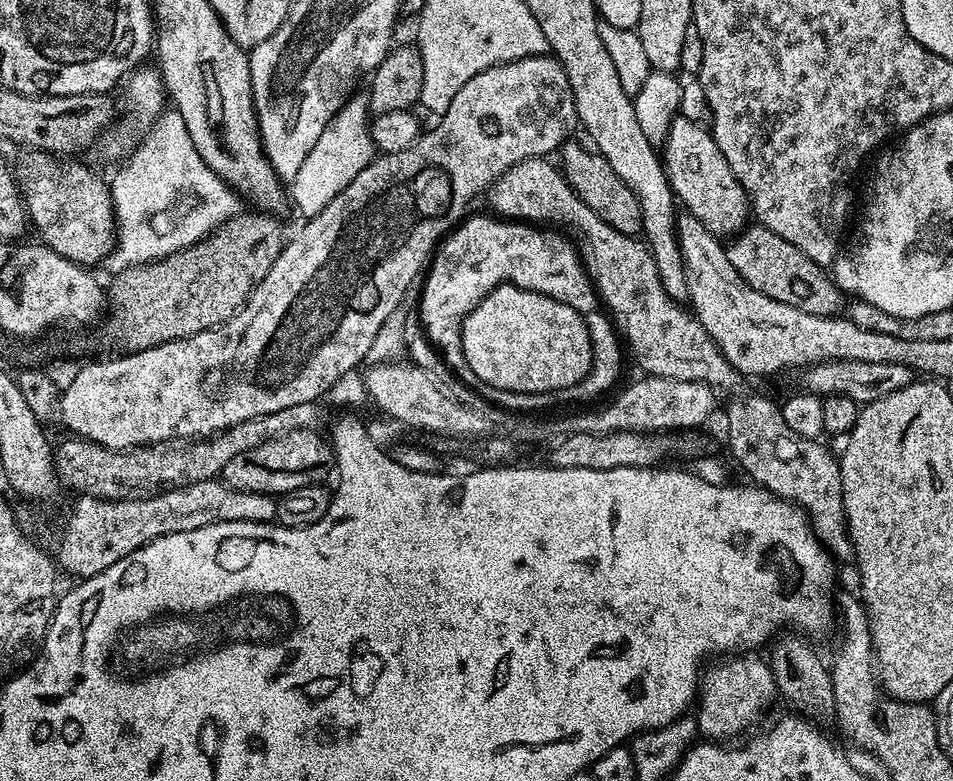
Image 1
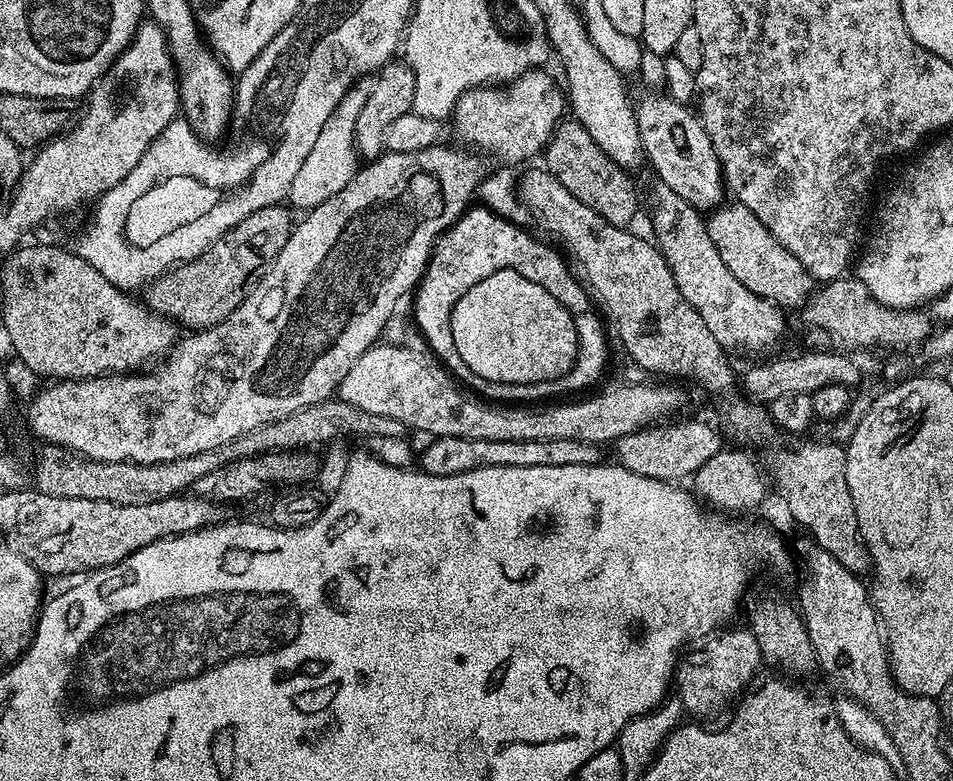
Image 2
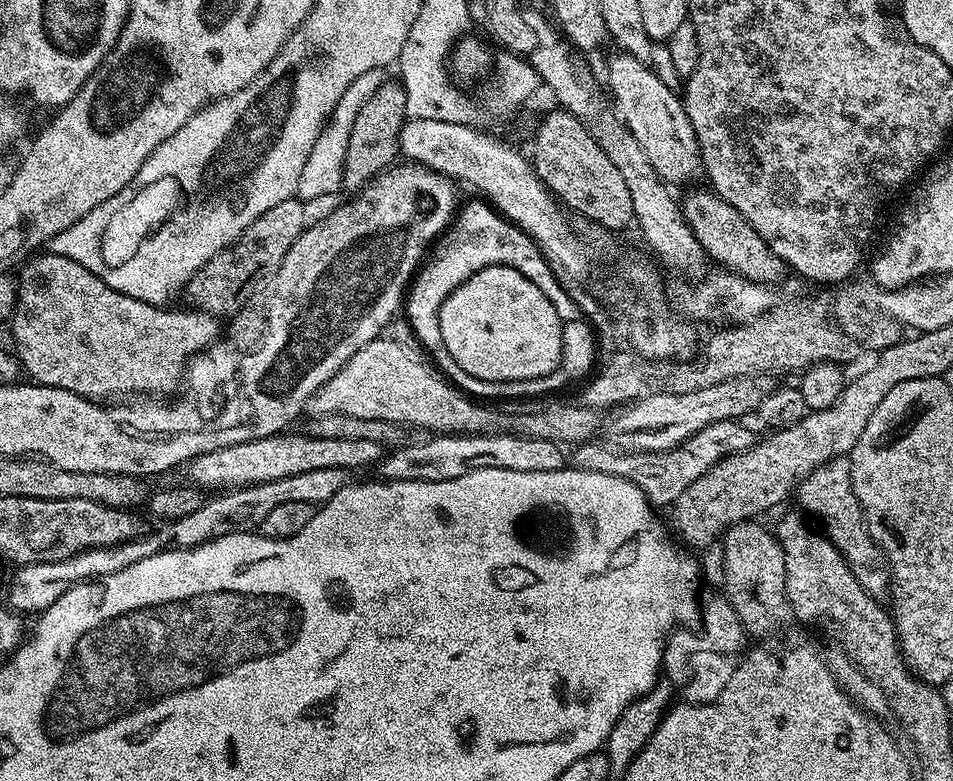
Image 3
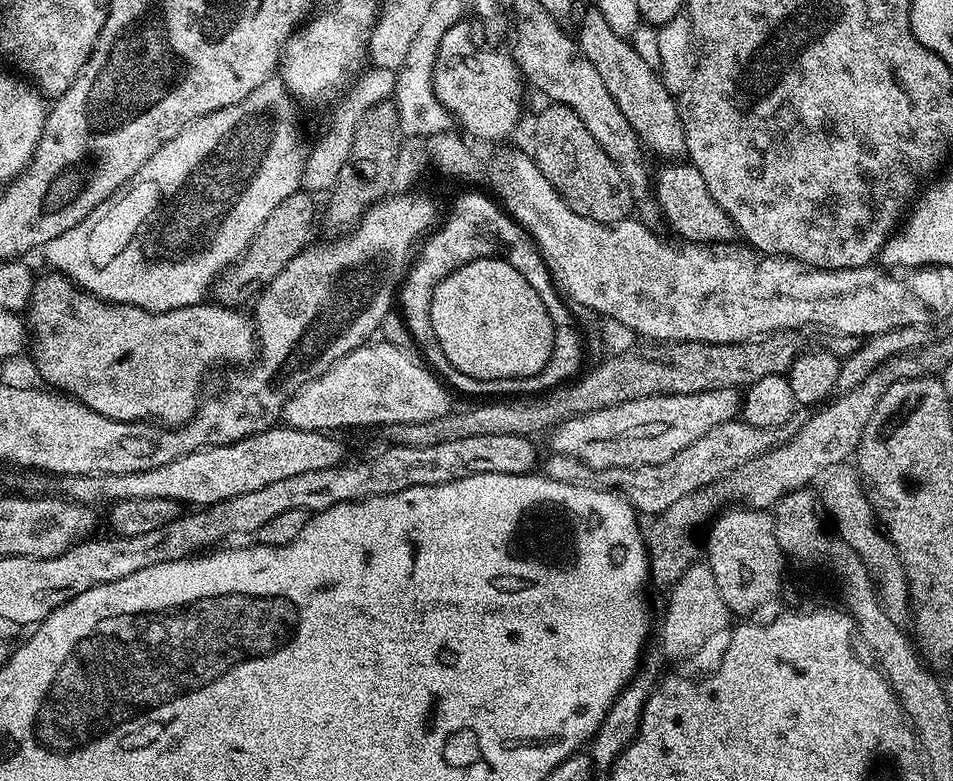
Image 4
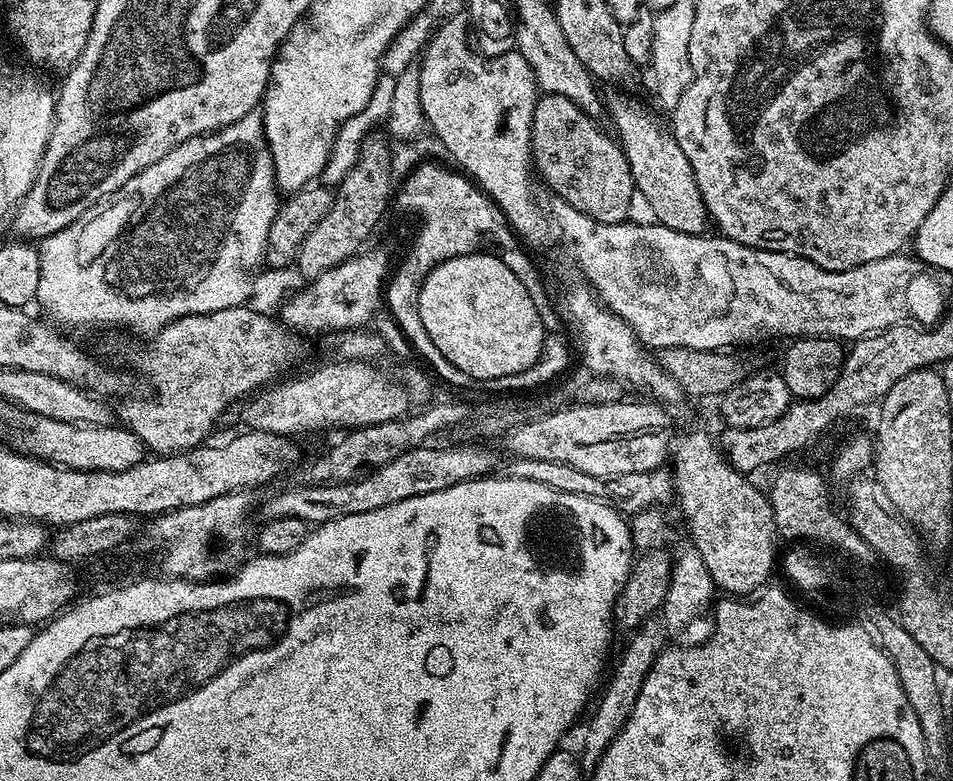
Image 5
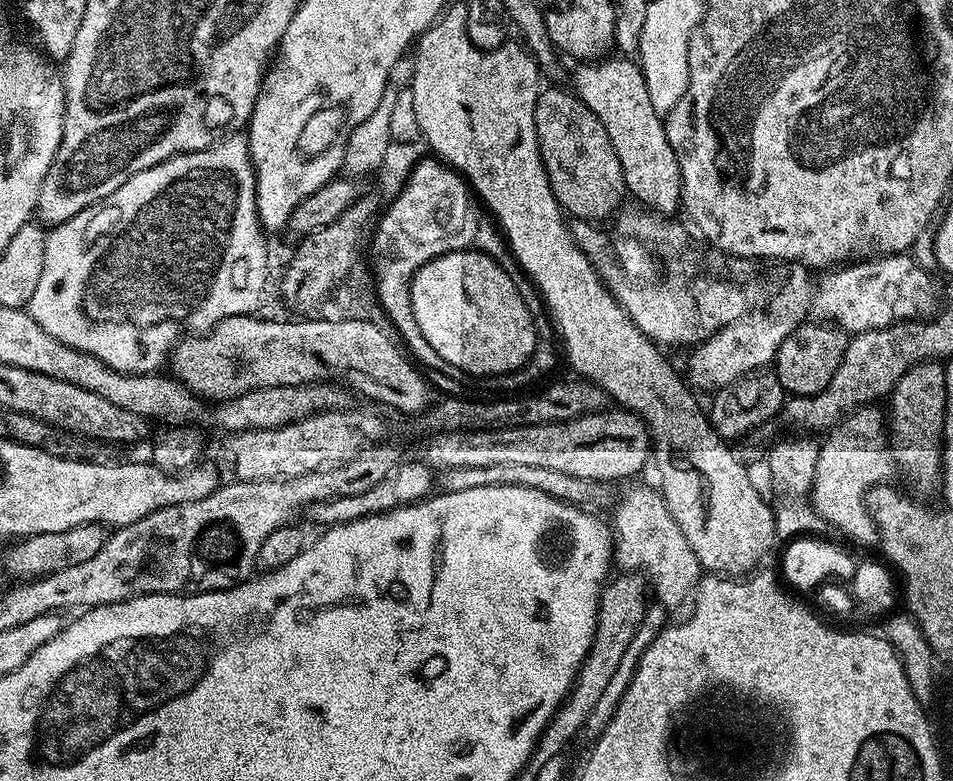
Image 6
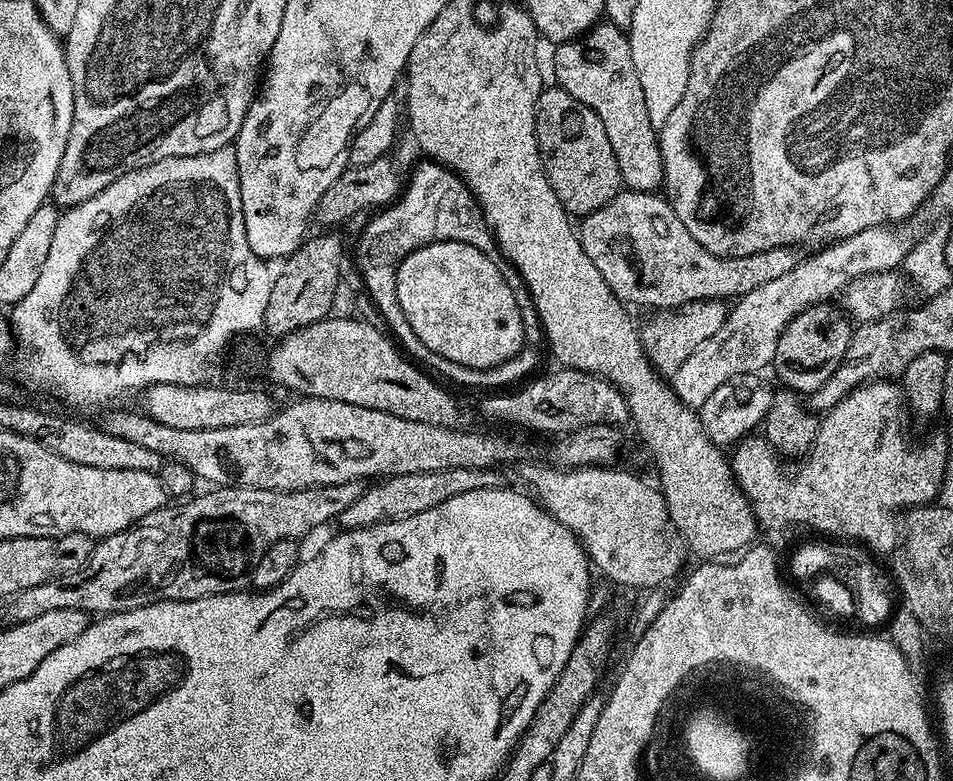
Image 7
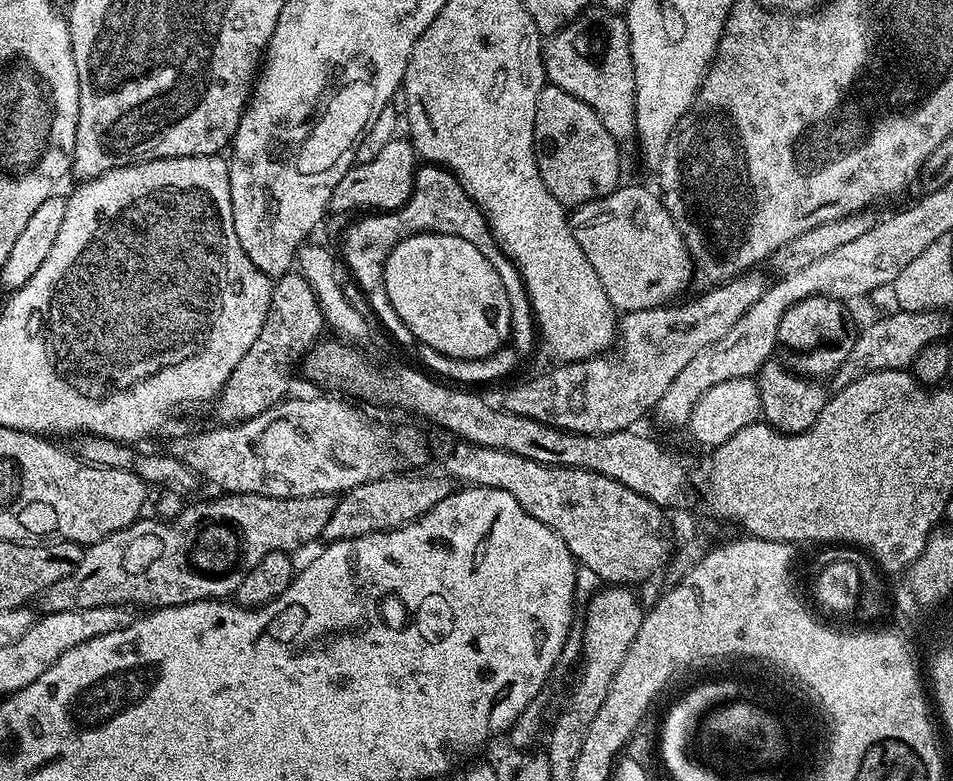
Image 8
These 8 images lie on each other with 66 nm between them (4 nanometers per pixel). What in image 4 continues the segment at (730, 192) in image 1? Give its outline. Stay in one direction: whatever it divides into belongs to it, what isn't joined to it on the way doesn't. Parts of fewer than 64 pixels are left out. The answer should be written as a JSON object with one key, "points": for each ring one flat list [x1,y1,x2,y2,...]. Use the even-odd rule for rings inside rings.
{"points":[[596,6,590,7,589,12,580,20,578,43,582,54,594,64,594,69,598,70,599,77,622,110,626,121,630,122,630,126,635,130,641,145,649,153,657,152,660,156,668,156,664,158,683,157,684,127,673,93,666,90,660,80,659,71,646,66,646,62,638,58,632,44,610,30]]}

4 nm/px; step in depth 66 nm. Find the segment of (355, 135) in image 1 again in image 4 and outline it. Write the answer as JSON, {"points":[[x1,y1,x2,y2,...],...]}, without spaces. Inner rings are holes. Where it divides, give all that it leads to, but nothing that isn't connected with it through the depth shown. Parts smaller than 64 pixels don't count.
{"points":[[368,66,361,71,351,87,343,93,339,103,331,109,331,111,333,110,332,117,329,118,324,133,317,138,316,145,312,150,310,148,305,155,302,184,307,191,321,194,320,192,327,193,332,189,334,182,338,182,338,173,341,172,342,166,350,154,350,146,354,146,354,130,358,130,358,122,362,122,362,114,366,114,366,110,370,110,370,106,389,99,395,91,395,68]]}

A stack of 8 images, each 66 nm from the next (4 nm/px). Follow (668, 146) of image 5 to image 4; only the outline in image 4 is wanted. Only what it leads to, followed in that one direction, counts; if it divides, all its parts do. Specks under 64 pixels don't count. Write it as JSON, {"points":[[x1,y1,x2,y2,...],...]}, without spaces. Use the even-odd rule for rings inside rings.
{"points":[[668,162,660,173,654,176,654,195,660,207,664,222,680,235,681,241,690,244,726,244,737,239,738,233,734,222,714,202,706,186,706,178,690,162],[684,163,684,164,680,164]]}

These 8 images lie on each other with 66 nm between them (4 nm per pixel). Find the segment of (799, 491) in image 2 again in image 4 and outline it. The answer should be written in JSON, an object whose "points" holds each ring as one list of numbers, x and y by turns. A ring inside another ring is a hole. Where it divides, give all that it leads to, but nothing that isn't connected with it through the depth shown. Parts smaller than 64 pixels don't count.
{"points":[[837,466,827,473,823,484,822,508,830,520,830,515,832,515,831,523,834,525,836,535,844,539,846,546,856,551,858,558,864,560,868,575,875,583,880,604,886,610,886,618,890,618,895,624,903,625,910,612,910,597,908,581,904,579,904,564,892,541,888,539,887,532,881,529,876,519,876,512,868,500,859,471,852,466]]}

